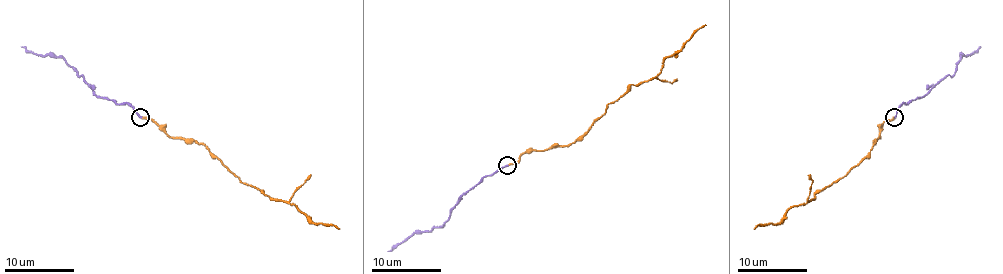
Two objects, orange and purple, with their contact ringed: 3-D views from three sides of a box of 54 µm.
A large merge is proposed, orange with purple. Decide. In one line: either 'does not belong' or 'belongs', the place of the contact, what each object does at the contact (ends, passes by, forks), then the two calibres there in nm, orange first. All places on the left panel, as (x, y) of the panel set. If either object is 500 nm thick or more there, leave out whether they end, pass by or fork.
does not belong | (140, 117) | orange ends | purple ends | 220/200 nm

